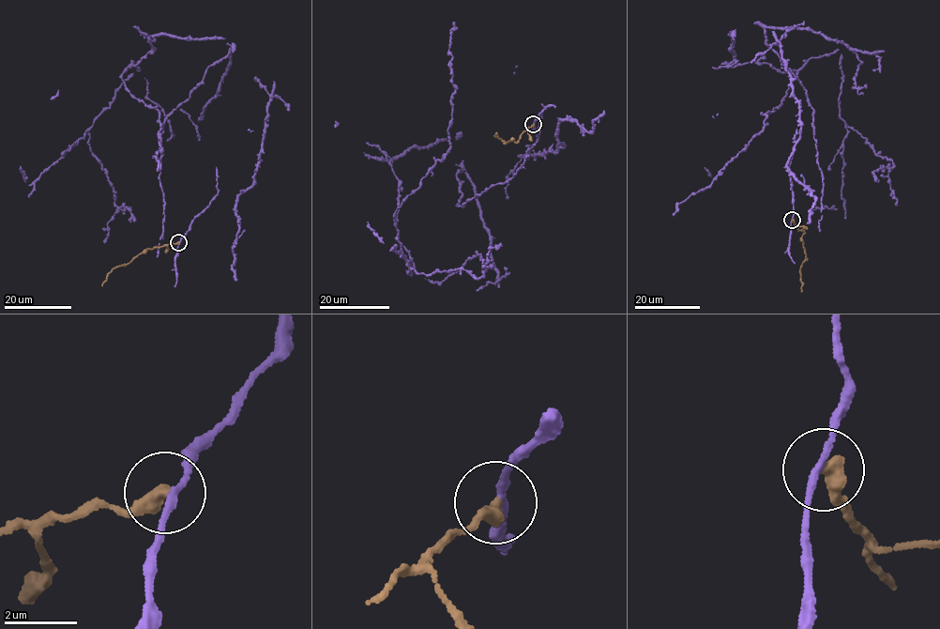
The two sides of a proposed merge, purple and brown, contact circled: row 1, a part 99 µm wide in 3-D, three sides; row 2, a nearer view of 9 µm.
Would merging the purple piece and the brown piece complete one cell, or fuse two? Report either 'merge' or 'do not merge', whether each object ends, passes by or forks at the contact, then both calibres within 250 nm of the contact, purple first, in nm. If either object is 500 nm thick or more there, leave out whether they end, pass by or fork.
do not merge; purple passes by; brown ends; calibres 180 and 440 nm

